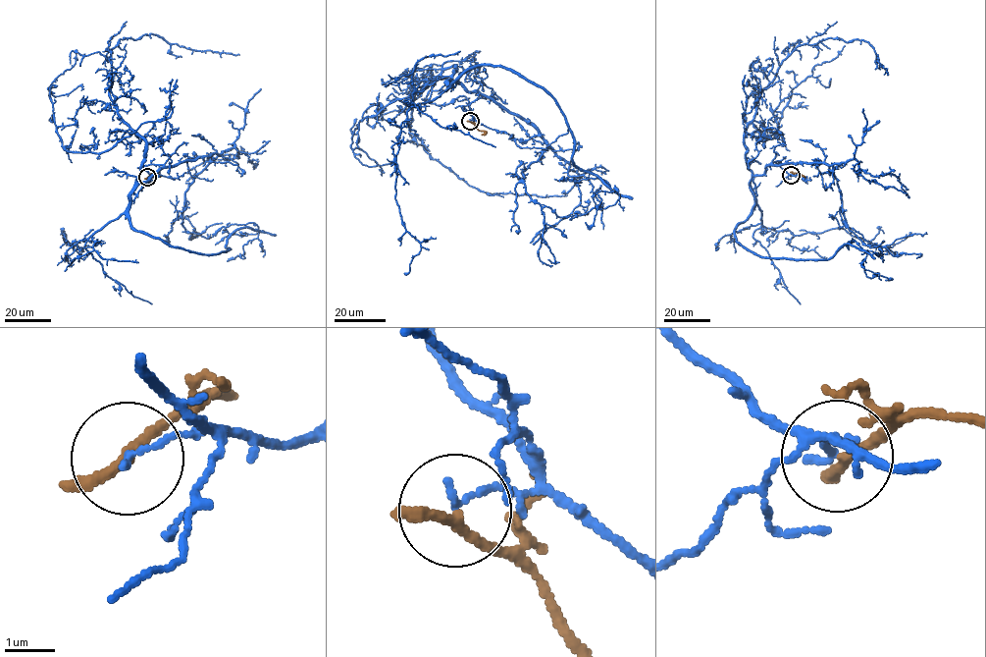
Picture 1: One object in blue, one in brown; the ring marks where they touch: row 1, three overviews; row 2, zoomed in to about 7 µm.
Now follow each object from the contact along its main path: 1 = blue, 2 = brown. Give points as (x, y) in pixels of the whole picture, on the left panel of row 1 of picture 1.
1: (147, 177), (147, 165), (163, 165), (131, 192), (129, 224), (206, 254), (257, 230), (244, 257), (227, 261)
2: (147, 177), (159, 175), (156, 177)

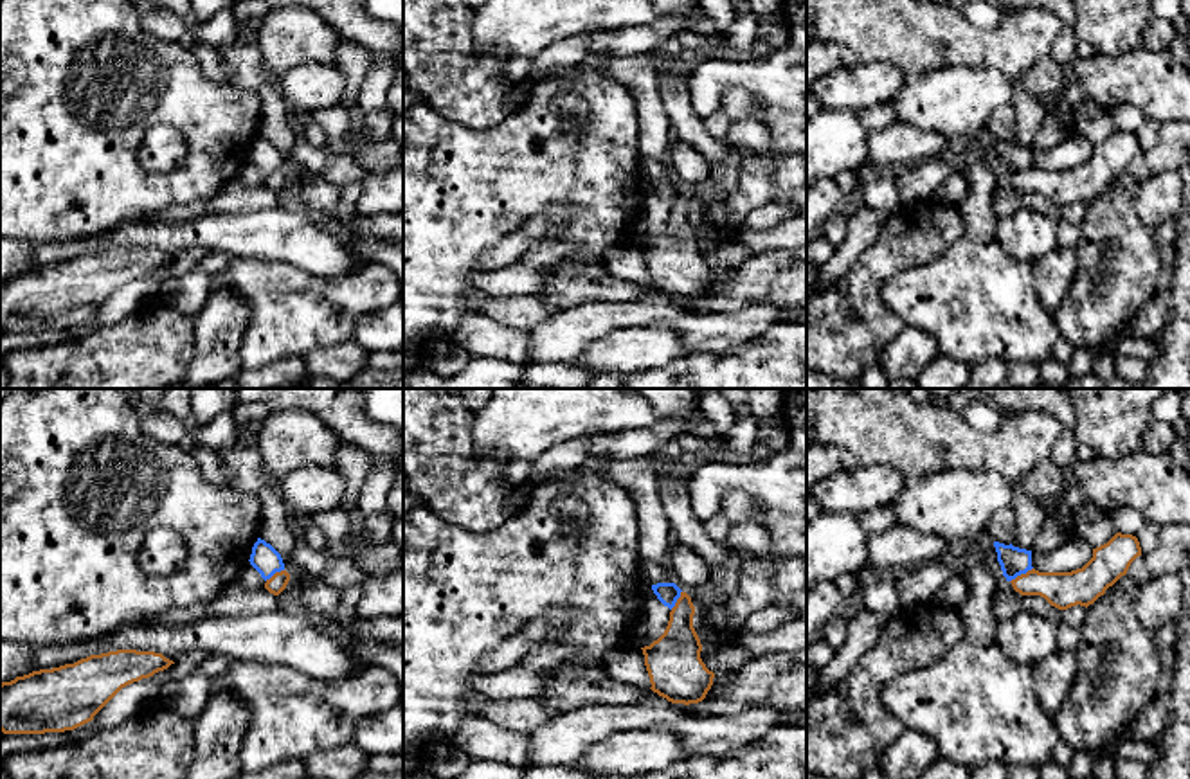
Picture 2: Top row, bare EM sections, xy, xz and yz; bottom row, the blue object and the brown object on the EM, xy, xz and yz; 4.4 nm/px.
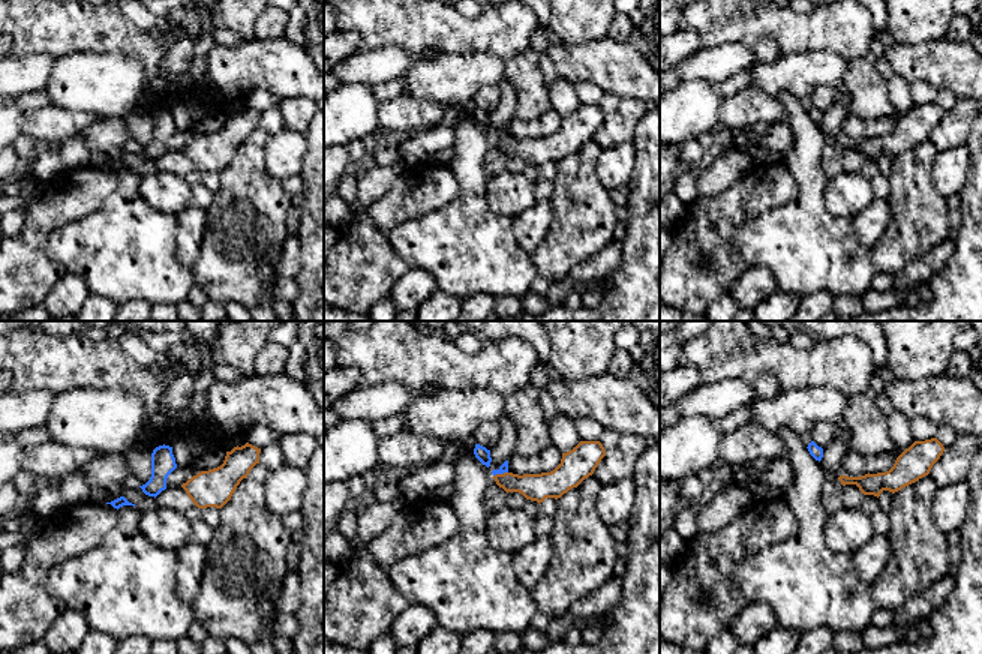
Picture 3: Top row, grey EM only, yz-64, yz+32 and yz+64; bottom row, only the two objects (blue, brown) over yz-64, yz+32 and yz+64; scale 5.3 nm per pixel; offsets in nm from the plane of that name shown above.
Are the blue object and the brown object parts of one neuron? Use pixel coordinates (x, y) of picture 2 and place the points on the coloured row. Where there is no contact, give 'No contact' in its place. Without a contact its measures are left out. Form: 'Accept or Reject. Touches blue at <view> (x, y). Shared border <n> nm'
Reject. Touches blue at yz (1021, 573). Shared border 120 nm

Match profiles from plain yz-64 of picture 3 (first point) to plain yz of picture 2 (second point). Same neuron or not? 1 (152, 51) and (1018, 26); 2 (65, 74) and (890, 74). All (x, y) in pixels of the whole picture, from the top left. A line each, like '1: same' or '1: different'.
1: same
2: different

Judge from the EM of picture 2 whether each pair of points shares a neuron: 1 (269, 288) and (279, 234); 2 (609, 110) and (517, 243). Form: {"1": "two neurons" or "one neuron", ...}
{"1": "two neurons", "2": "two neurons"}

